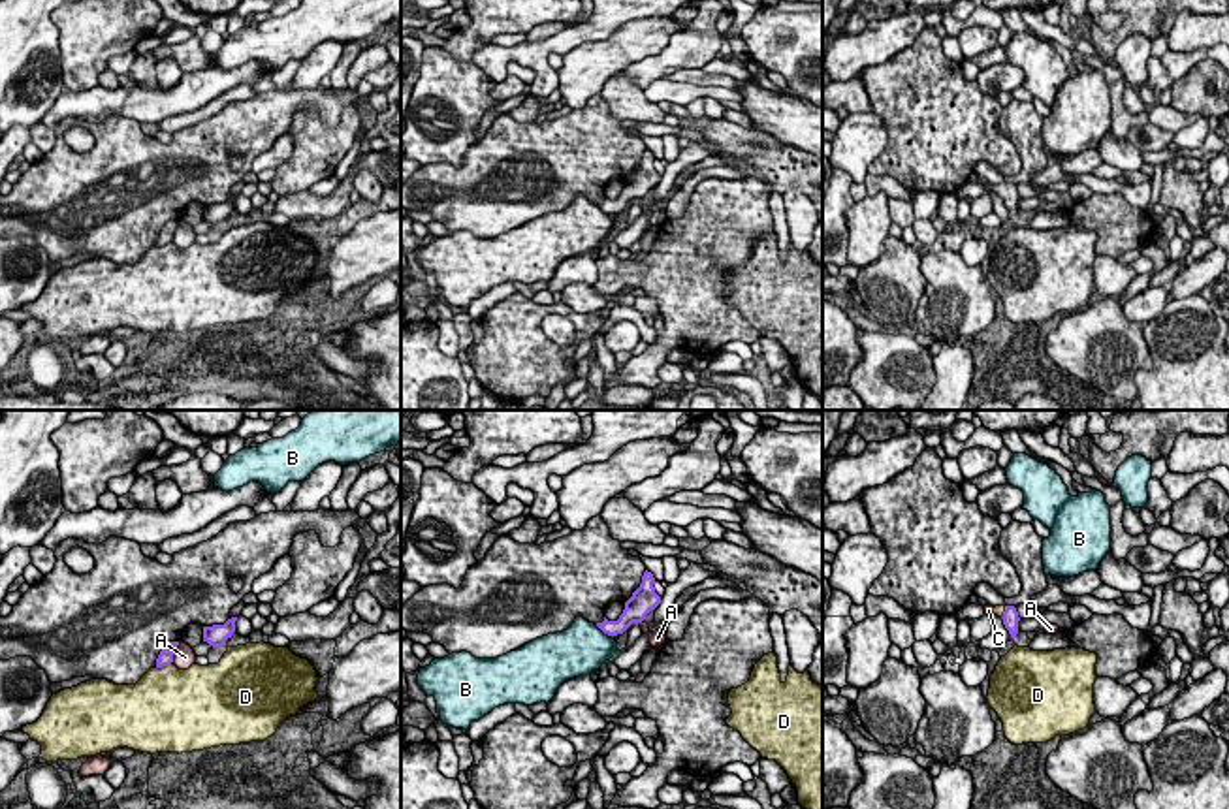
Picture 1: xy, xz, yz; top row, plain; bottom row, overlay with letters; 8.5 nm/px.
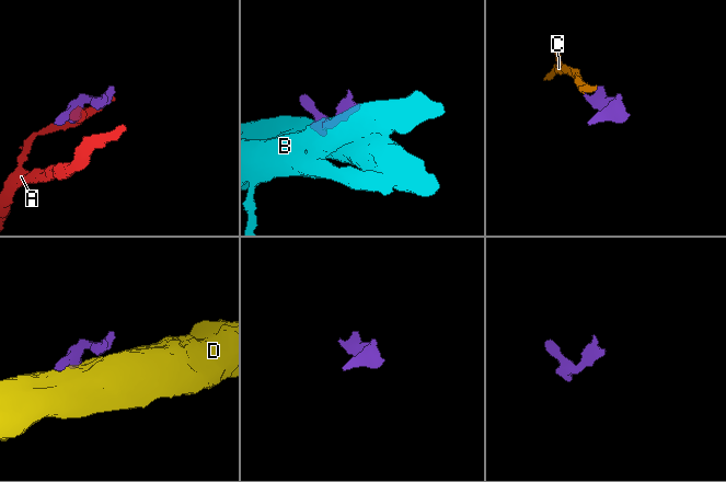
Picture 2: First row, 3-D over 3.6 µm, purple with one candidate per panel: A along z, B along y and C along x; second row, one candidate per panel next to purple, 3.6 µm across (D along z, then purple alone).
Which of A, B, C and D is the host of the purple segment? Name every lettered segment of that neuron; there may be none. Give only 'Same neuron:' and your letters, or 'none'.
Same neuron: C

